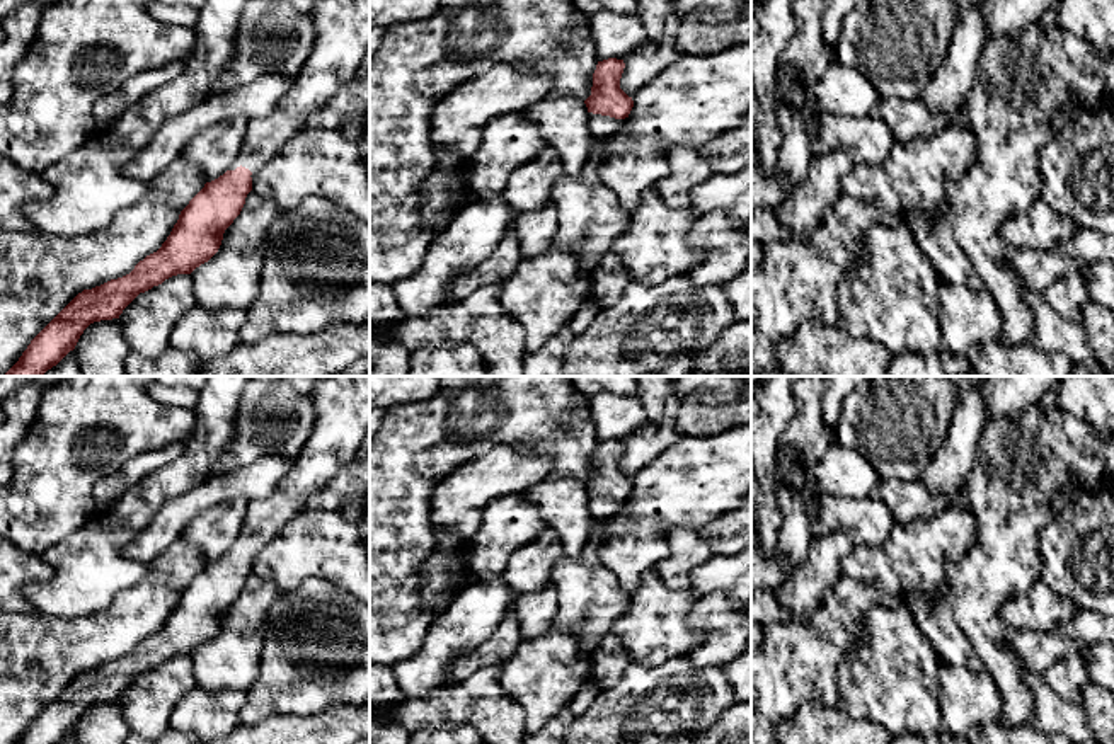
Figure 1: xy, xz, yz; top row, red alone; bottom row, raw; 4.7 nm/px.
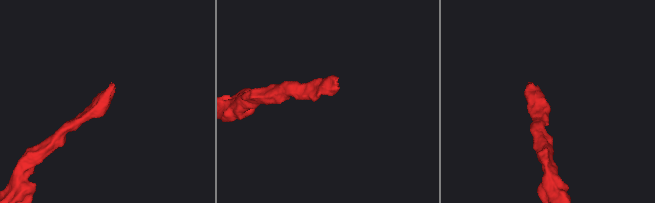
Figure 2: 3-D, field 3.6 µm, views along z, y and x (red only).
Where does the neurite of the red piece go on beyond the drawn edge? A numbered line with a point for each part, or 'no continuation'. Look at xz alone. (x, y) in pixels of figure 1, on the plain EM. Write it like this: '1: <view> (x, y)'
1: xz (602, 508)

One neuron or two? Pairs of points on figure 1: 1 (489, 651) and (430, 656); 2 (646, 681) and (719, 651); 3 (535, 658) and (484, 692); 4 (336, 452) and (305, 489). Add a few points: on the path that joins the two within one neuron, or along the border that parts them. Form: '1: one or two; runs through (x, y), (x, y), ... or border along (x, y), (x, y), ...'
1: two; border along (493, 630), (450, 663), (443, 686)
2: two; border along (687, 656), (699, 666), (721, 666)
3: two; border along (498, 666), (501, 688), (523, 714)
4: one; runs through (327, 460), (307, 480)

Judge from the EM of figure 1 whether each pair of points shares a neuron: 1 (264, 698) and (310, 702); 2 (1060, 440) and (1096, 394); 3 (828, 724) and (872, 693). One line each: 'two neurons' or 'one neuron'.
1: one neuron
2: two neurons
3: two neurons

